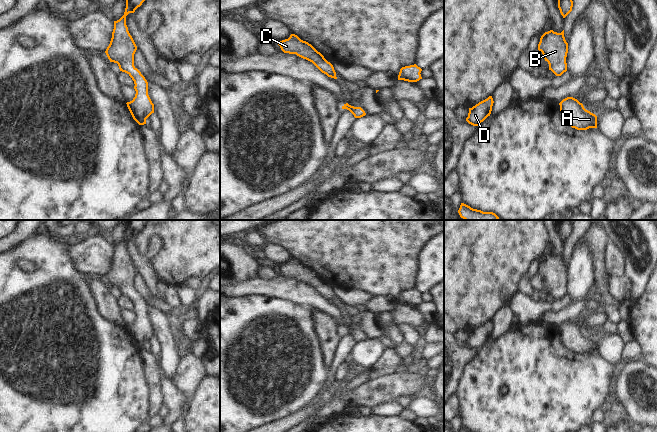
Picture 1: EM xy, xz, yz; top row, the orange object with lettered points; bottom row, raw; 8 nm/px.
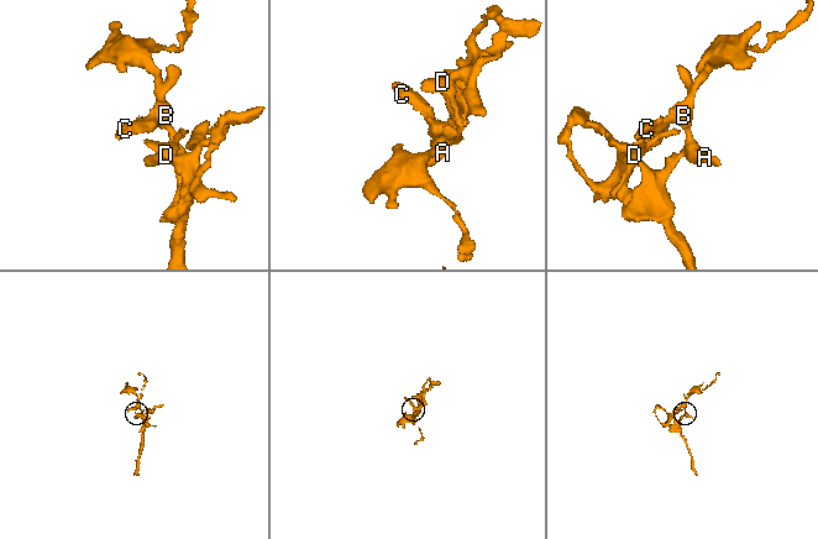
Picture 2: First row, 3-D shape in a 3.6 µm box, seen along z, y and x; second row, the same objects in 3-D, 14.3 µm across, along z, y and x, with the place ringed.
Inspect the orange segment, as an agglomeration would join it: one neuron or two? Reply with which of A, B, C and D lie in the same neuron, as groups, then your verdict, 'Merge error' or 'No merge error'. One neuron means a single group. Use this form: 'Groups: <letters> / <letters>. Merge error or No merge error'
Groups: A B C D. No merge error.

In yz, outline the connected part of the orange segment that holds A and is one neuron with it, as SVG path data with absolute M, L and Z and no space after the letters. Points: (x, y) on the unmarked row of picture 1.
M567 321L560 327L562 345L577 354L597 352L597 340L586 334L582 327L573 321Z

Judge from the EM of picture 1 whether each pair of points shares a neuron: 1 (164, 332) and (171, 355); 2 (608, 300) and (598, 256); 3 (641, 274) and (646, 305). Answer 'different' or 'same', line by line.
1: same
2: same
3: different

